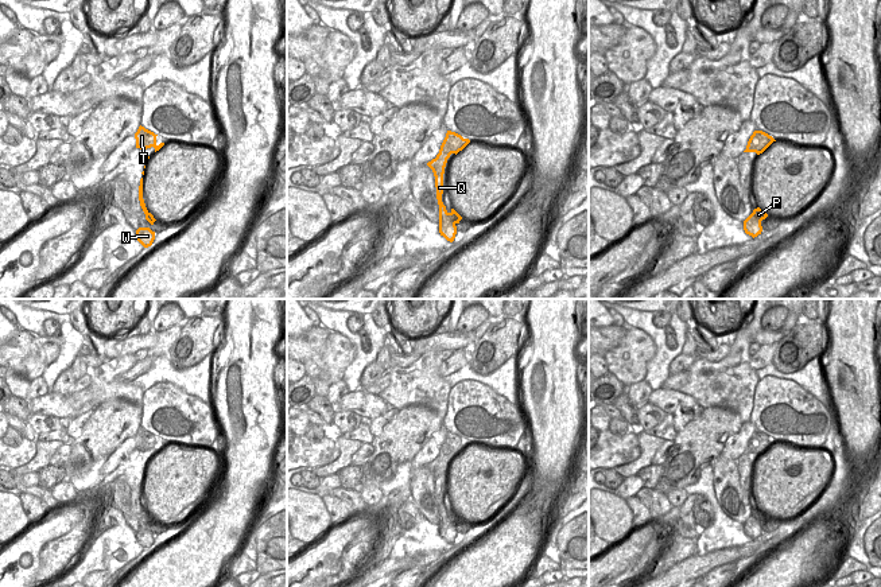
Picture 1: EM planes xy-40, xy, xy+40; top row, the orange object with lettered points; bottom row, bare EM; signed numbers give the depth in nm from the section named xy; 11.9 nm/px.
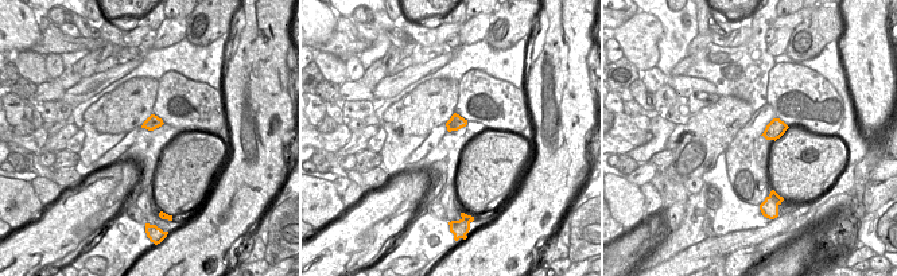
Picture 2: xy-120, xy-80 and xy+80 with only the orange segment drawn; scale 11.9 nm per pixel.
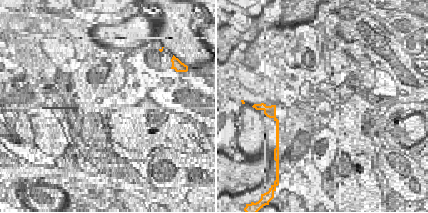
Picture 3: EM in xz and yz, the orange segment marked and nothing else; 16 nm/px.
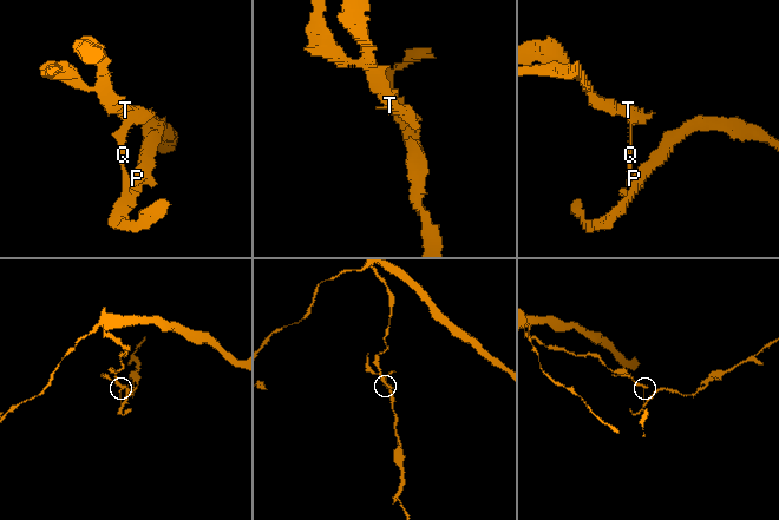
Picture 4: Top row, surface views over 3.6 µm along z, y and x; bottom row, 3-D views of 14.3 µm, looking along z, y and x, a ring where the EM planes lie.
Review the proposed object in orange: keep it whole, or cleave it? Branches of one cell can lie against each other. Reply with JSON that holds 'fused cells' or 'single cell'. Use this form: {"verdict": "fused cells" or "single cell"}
{"verdict": "fused cells"}

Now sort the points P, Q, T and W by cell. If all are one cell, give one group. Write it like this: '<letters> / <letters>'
P W / Q T

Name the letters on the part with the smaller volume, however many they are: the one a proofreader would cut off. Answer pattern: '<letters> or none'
P, W

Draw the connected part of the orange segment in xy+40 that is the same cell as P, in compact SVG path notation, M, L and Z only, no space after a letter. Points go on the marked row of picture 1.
M760 207L754 209L753 213L744 221L744 230L753 238L761 234L762 226L761 221L765 219L768 214Z

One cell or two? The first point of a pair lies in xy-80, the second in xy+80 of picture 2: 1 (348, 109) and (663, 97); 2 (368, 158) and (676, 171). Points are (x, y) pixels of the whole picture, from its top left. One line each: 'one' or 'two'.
1: one
2: two

